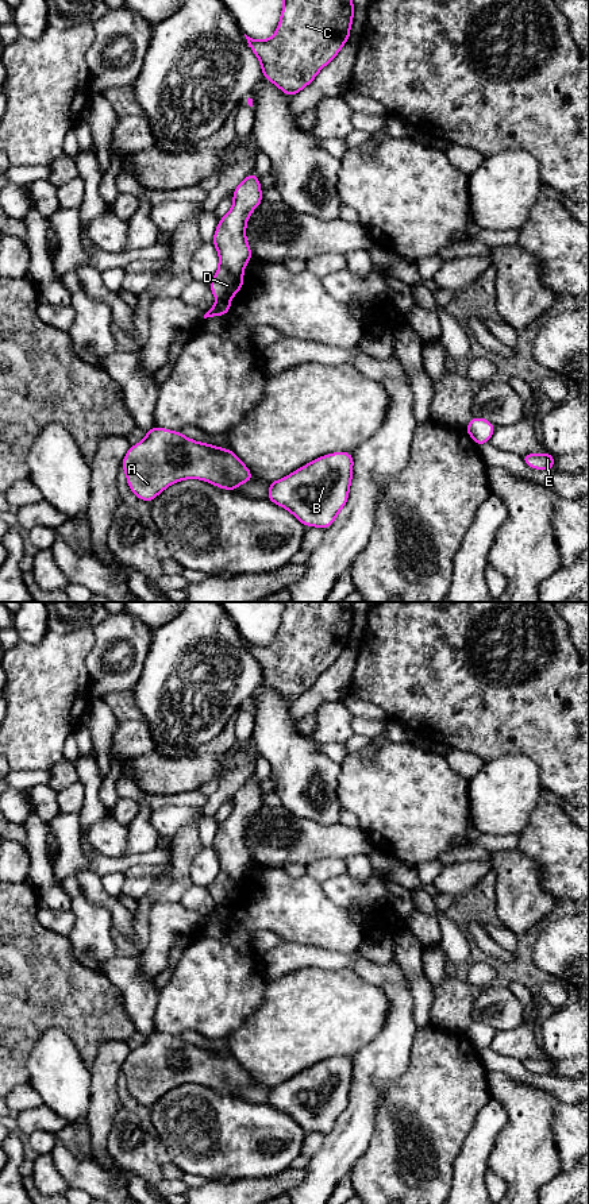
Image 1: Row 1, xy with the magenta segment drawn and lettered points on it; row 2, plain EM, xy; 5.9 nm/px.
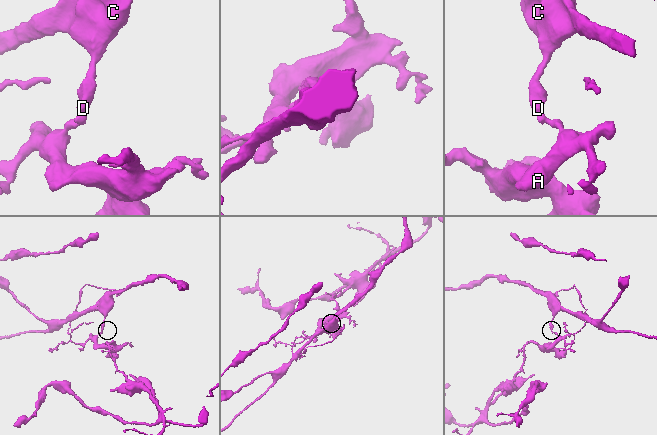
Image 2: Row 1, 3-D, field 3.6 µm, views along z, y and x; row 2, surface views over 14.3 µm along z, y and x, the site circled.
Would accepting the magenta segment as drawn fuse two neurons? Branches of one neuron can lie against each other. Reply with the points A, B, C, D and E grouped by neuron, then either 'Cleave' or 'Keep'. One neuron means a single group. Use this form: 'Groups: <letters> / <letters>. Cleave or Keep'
Groups: A B E / C D. Cleave

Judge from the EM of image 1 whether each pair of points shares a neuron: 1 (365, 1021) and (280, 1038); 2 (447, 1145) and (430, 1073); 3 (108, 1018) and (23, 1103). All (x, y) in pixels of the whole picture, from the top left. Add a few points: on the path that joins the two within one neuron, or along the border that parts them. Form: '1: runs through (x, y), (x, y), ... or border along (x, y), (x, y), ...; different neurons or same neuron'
1: runs through (343, 1021), (301, 1021); same neuron
2: runs through (434, 1127), (434, 1091); same neuron
3: border along (27, 1083), (14, 1088); different neurons

